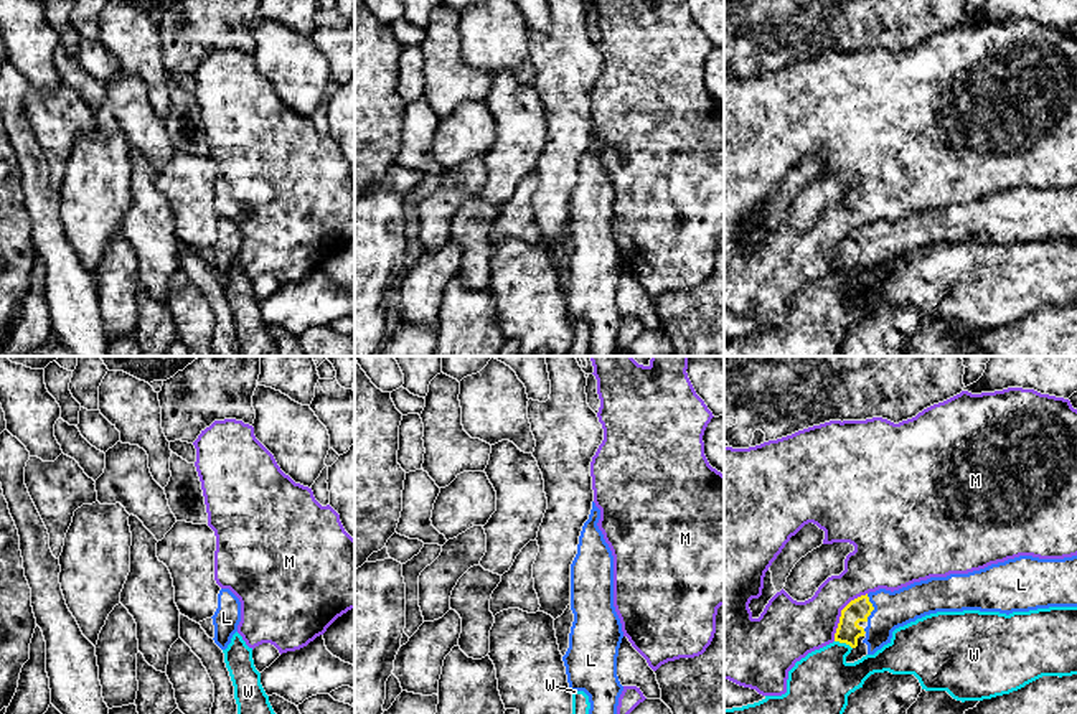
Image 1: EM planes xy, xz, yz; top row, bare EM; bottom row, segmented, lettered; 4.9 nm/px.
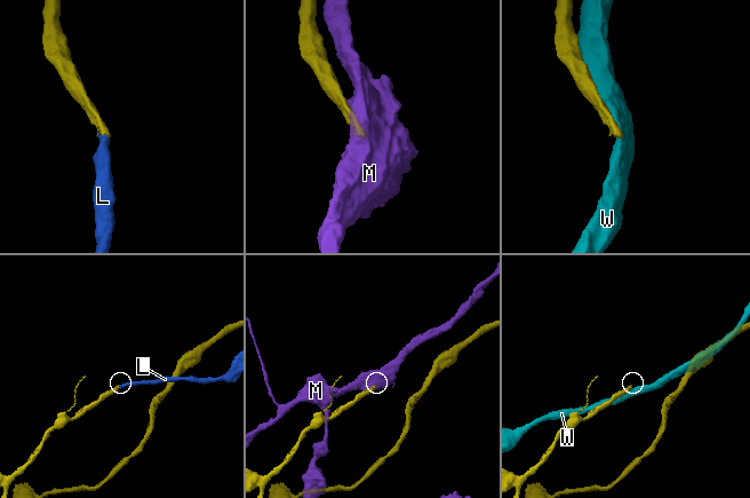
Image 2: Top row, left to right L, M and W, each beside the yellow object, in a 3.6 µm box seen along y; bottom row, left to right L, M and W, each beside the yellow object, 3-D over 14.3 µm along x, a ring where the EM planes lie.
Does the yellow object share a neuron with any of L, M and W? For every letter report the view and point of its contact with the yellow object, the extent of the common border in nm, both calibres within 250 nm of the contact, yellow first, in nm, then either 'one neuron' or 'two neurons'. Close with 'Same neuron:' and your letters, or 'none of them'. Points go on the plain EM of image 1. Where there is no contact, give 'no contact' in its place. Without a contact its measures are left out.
L: contact yz (873, 238); length 140 nm; calibres 120 and 180 nm; one neuron
M: contact yz (841, 244); length 280 nm; calibres 120 and 280 nm; two neurons
W: contact yz (843, 272); length 100 nm; calibres 120 and 300 nm; two neurons
Same neuron: L

